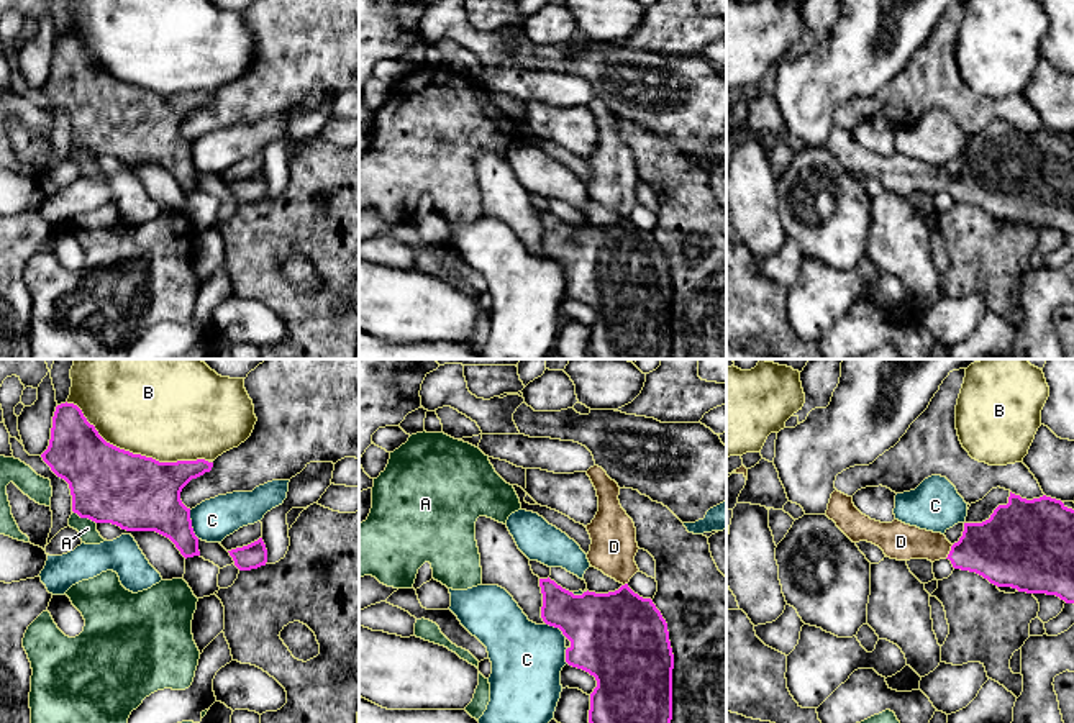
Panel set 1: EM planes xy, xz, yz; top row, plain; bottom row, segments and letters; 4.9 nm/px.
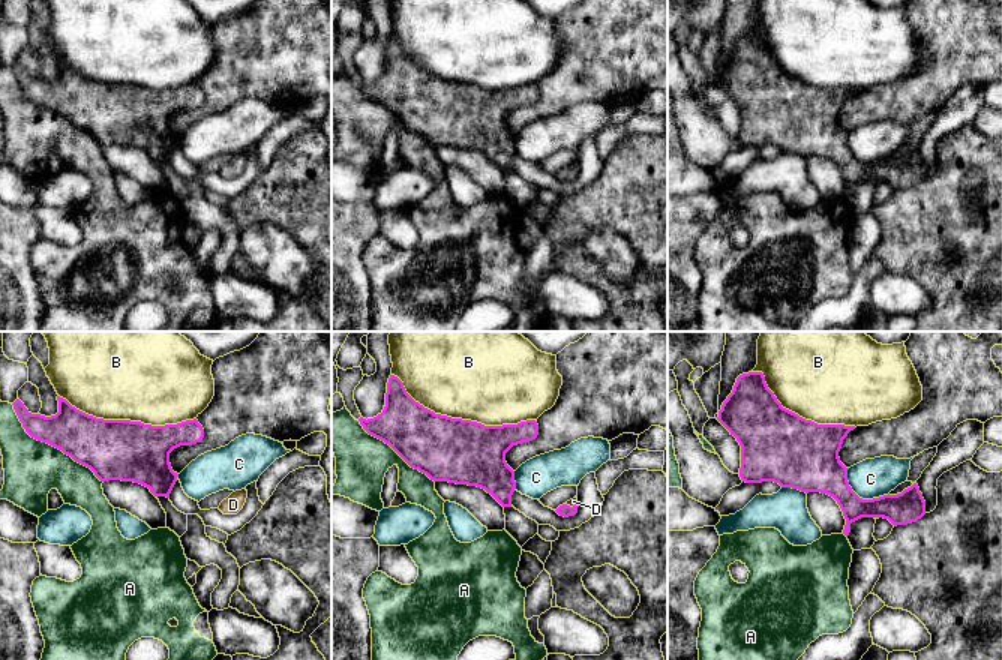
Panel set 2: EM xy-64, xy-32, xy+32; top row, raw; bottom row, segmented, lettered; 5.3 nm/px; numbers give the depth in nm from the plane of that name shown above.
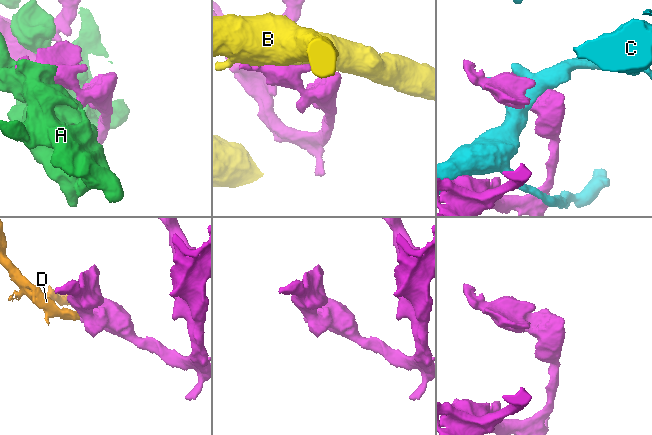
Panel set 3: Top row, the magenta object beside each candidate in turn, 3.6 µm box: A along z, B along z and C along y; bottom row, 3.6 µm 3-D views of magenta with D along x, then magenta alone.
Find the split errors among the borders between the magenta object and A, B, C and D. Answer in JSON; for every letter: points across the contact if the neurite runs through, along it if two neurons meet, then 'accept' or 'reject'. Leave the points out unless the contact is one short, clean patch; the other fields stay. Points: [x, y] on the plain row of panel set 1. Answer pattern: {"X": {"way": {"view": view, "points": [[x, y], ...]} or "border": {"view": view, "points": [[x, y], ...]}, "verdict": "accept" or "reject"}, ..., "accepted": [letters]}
{"A": {"verdict": "reject"}, "B": {"verdict": "reject"}, "C": {"verdict": "reject"}, "D": {"way": {"view": "yz", "points": [[1001, 182], [950, 184], [901, 174]]}, "verdict": "accept"}, "accepted": ["D"]}

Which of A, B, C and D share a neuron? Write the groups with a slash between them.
A / B / C / D

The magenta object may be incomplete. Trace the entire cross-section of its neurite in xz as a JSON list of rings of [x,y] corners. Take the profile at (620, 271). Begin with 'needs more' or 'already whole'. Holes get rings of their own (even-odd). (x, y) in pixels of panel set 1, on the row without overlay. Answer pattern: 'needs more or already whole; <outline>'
needs more; [[[598,98],[590,100],[587,108],[598,130],[598,144],[585,159],[592,172],[587,192],[592,200],[615,211],[621,220],[608,226],[587,223],[574,228],[549,210],[539,211],[541,251],[566,269],[566,295],[597,313],[590,326],[590,359],[669,359],[674,287],[667,256],[651,231],[643,231],[628,220],[630,211],[639,203],[635,195],[639,180],[635,156],[620,138],[618,116]]]

